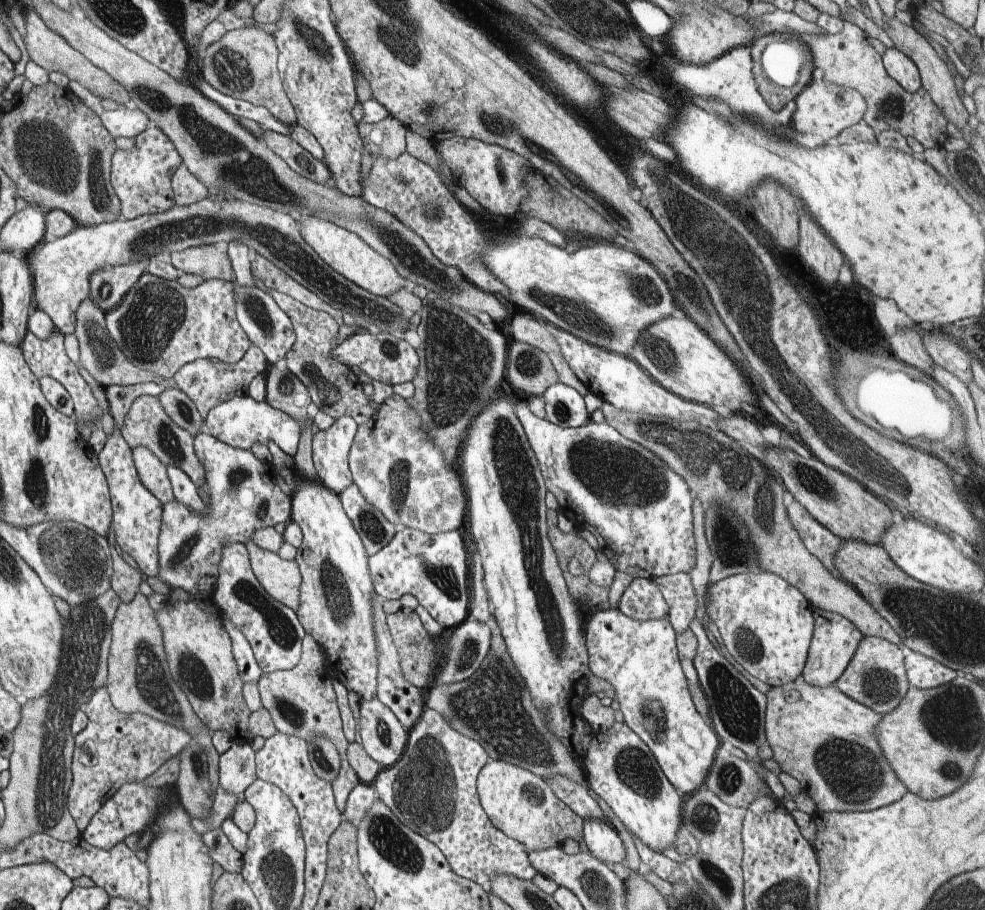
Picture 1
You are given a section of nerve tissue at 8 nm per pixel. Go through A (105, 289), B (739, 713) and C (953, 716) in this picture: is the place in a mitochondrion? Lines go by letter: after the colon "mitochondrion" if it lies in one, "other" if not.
A: mitochondrion
B: mitochondrion
C: mitochondrion

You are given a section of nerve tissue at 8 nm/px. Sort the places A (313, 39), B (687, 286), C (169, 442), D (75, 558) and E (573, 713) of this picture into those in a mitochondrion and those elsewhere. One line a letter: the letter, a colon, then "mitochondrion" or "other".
A: mitochondrion
B: mitochondrion
C: mitochondrion
D: mitochondrion
E: other

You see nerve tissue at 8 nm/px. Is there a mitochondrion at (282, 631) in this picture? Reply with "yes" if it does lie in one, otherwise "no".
yes

